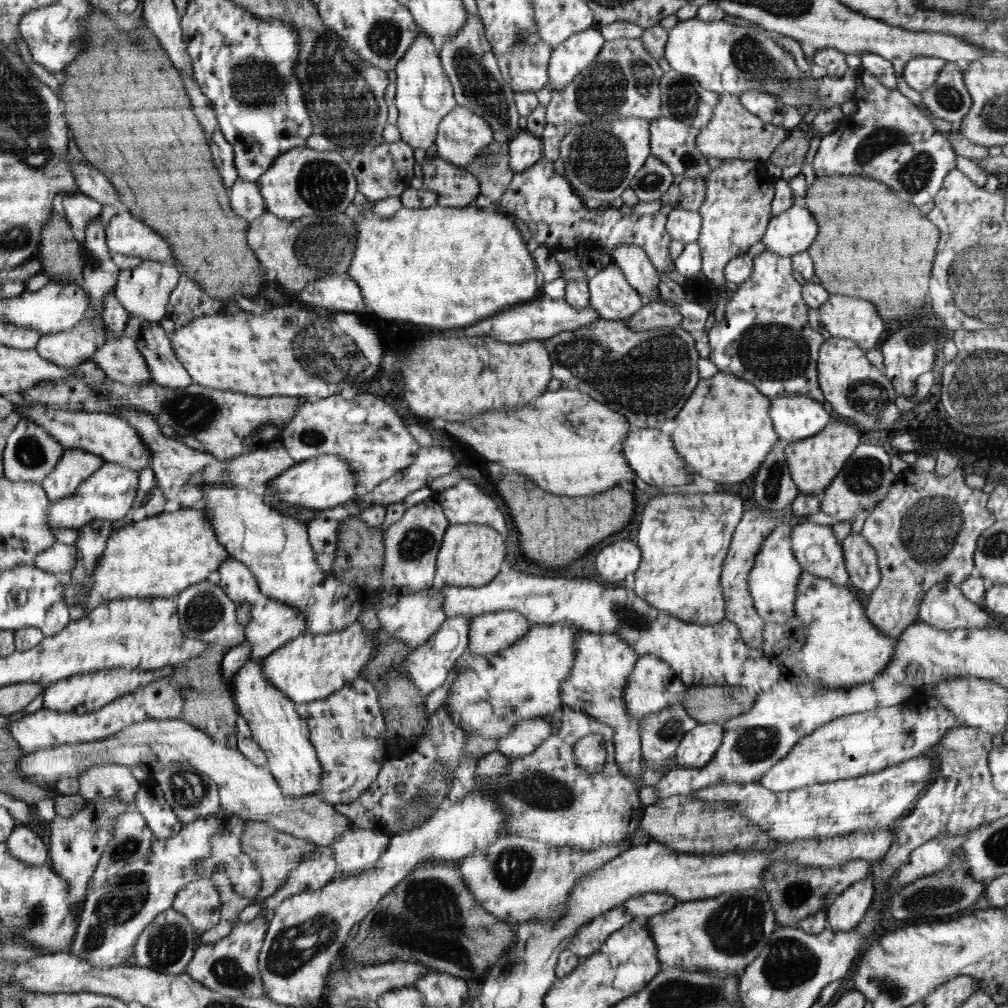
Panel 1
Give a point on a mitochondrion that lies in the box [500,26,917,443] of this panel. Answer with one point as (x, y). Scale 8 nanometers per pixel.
(587, 360)

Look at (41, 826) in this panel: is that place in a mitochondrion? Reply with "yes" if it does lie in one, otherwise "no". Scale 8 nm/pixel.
no

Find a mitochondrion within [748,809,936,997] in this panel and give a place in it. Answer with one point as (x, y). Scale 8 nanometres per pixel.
(788, 964)

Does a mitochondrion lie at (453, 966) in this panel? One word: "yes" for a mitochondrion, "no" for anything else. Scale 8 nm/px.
yes

